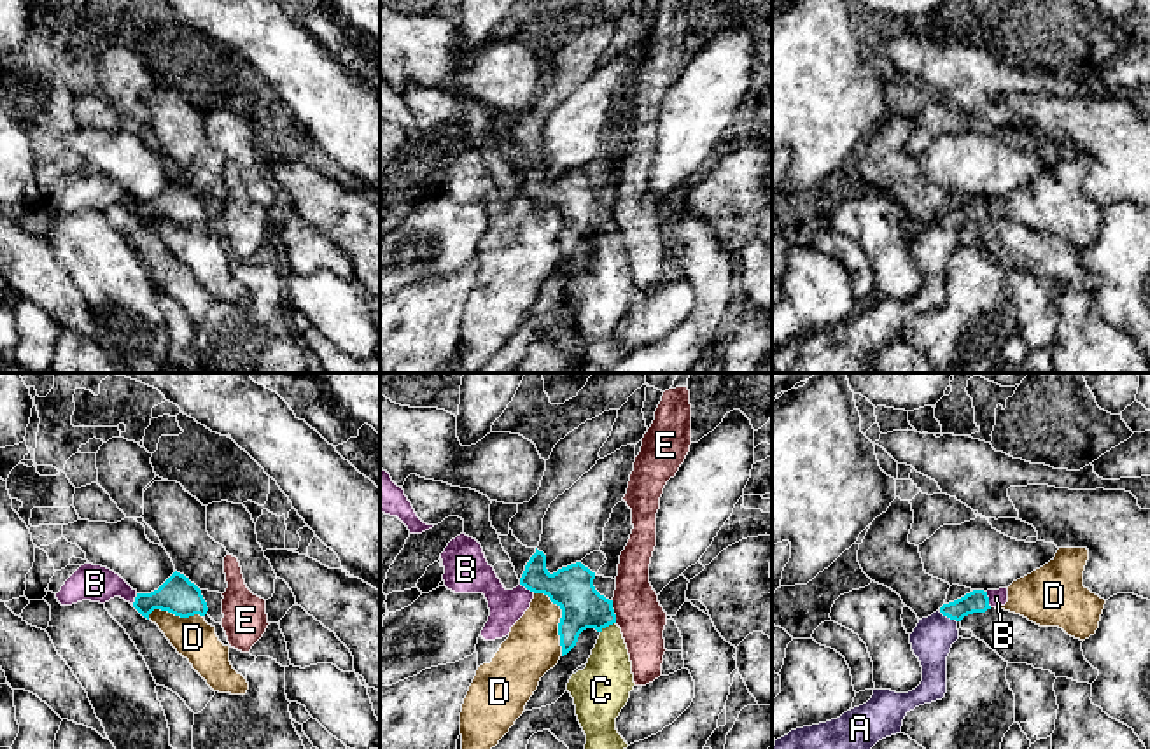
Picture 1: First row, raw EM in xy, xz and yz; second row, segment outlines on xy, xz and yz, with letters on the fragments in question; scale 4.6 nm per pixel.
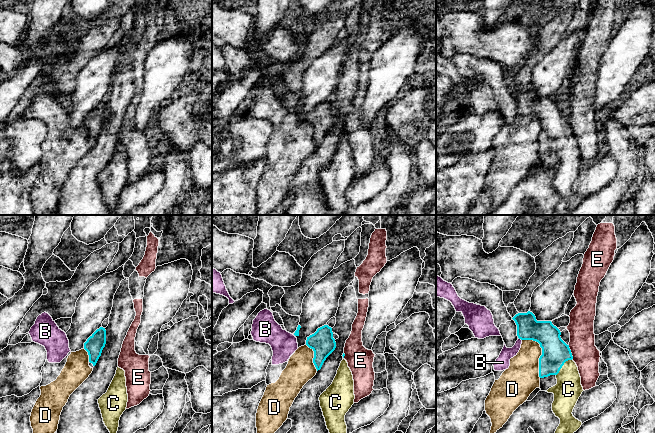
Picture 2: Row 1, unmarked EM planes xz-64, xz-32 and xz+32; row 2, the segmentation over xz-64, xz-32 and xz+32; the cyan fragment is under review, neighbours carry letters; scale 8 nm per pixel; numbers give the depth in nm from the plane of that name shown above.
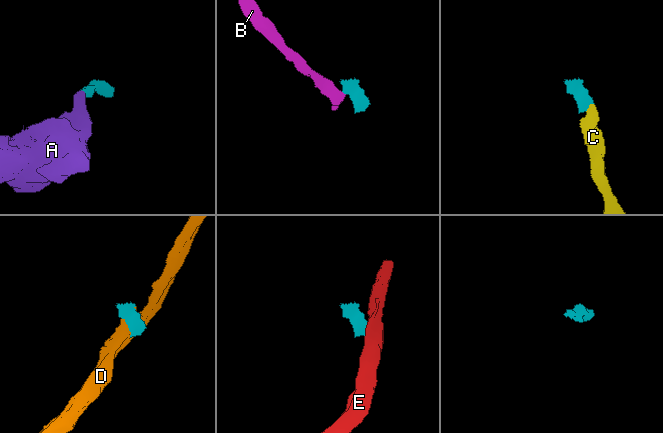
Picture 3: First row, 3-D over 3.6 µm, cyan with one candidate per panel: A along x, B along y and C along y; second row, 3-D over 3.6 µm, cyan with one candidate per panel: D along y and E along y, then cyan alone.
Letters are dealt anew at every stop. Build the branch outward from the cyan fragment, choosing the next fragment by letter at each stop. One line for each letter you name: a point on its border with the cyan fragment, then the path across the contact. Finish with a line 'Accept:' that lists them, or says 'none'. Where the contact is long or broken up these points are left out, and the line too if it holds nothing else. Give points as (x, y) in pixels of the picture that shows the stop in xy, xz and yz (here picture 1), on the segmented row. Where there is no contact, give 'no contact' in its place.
A: meets cyan in yz at (947, 616); runs through yz (977, 601), (947, 616), (932, 639)
C: meets cyan in xz at (608, 625); runs through xz (571, 587), (608, 625), (608, 679)
Accept: A, C

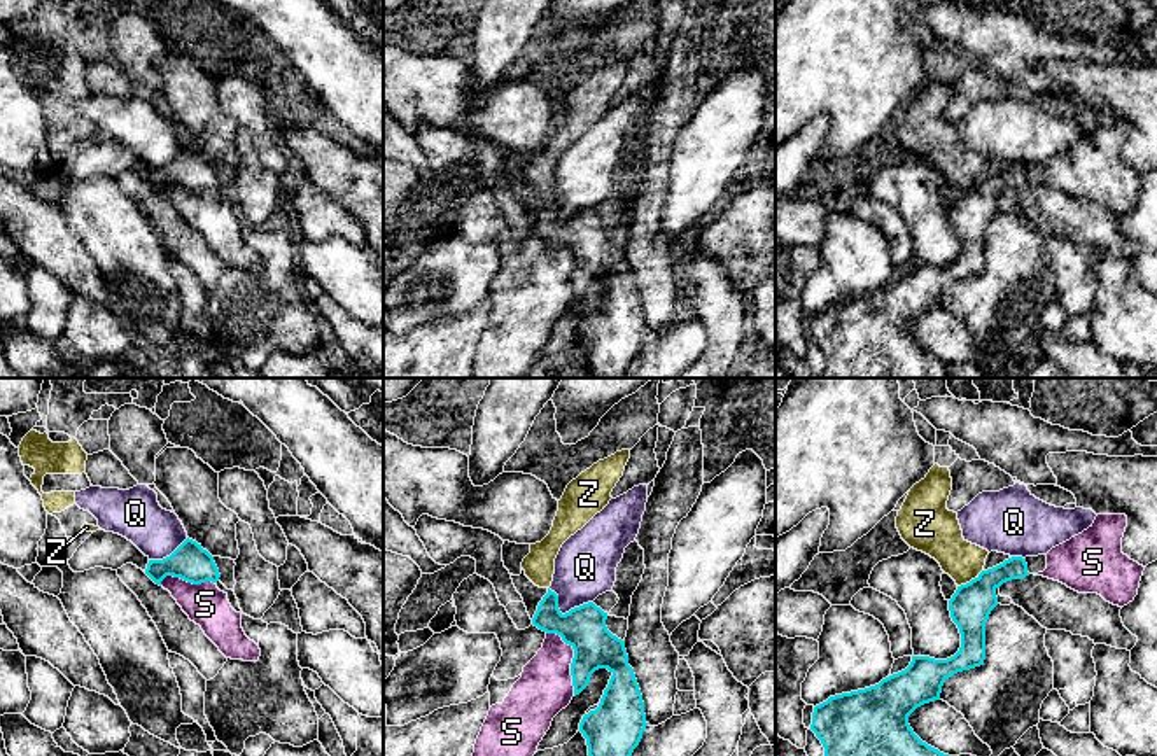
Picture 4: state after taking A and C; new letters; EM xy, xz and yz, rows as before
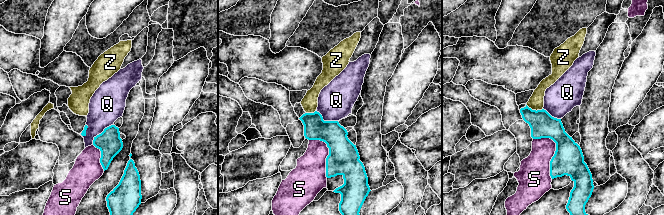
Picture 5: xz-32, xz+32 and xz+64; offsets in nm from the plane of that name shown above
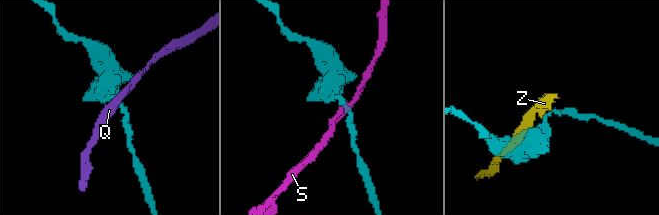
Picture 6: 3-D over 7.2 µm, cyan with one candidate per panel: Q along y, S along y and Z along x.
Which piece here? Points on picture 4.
Accept: none

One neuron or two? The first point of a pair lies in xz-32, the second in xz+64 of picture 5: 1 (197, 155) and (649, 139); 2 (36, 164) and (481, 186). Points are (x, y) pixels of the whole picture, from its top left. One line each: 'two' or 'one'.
1: one
2: two

